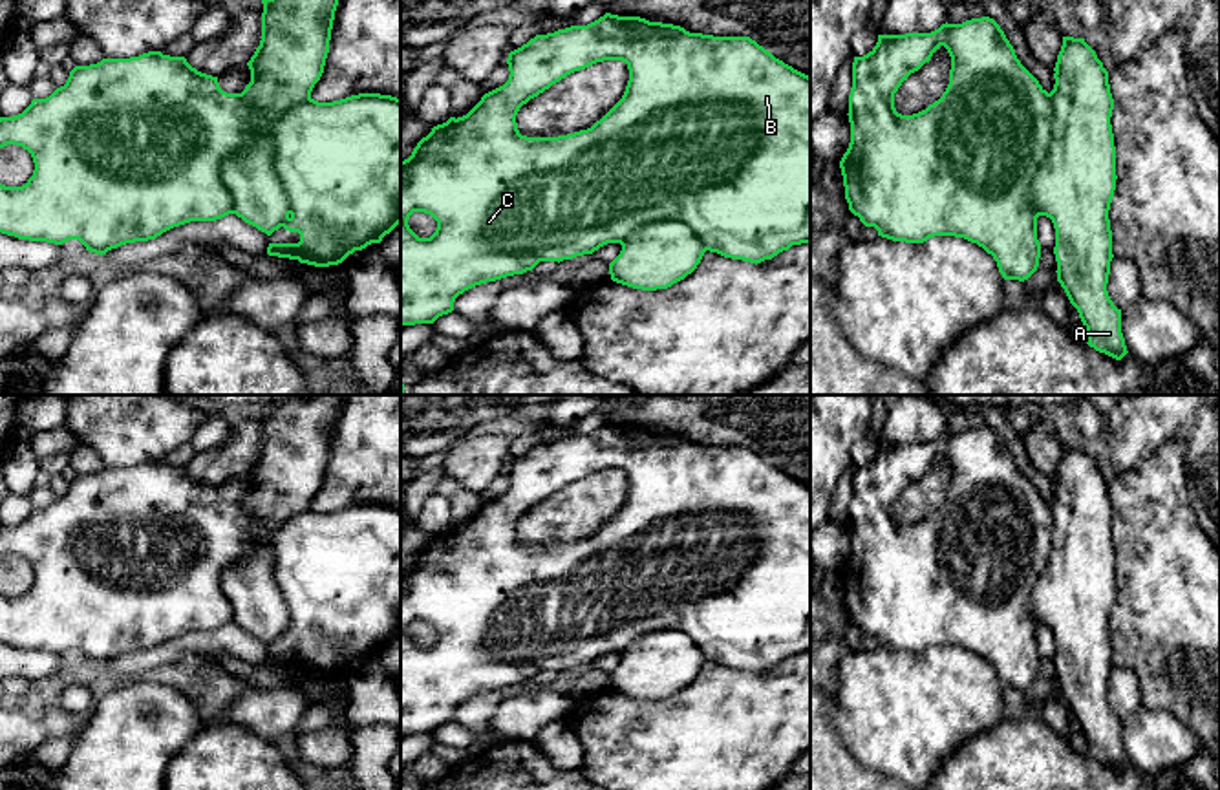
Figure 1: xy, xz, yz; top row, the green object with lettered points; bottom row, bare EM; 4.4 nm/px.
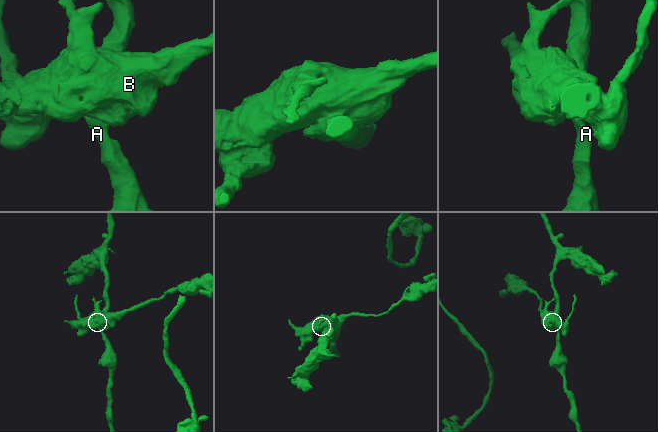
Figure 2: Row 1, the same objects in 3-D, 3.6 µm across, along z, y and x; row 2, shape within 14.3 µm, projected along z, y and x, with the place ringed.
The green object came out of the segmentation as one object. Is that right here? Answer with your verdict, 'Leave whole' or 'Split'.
Split

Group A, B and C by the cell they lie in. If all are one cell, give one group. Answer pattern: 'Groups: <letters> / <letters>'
Groups: A / B C

